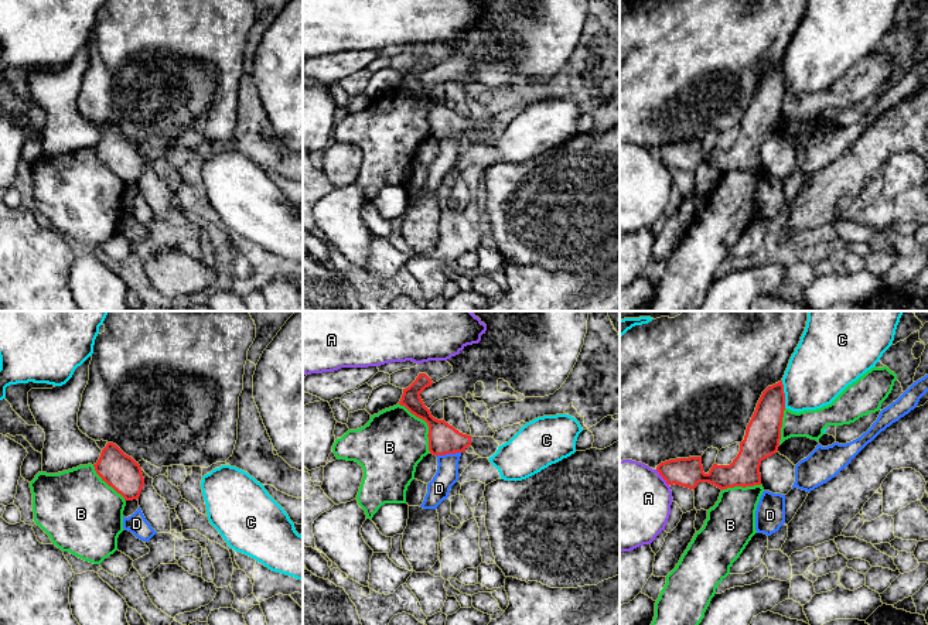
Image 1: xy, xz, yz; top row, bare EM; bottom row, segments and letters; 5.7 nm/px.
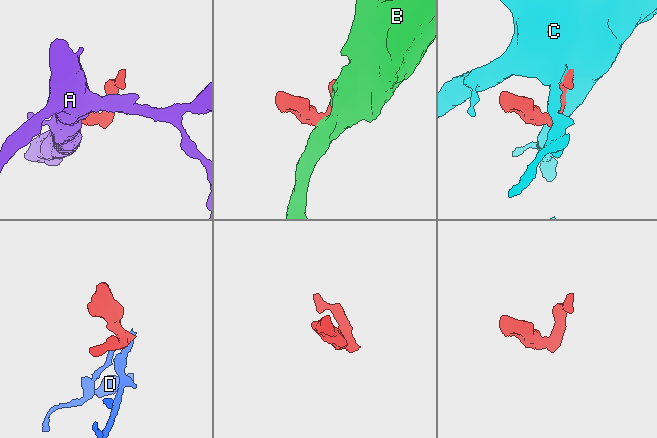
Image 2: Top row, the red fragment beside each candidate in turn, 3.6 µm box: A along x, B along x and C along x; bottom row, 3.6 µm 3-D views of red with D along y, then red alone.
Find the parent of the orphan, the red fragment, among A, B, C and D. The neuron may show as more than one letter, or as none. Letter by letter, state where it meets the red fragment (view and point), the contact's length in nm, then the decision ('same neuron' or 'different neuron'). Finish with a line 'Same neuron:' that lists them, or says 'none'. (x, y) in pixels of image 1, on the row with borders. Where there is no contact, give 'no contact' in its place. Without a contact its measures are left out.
A: yz (662, 477) | 120 nm | different neuron
B: xz (427, 424) | 340 nm | different neuron
C: yz (784, 395) | 160 nm | different neuron
D: xz (447, 453) | 150 nm | different neuron
Same neuron: none

